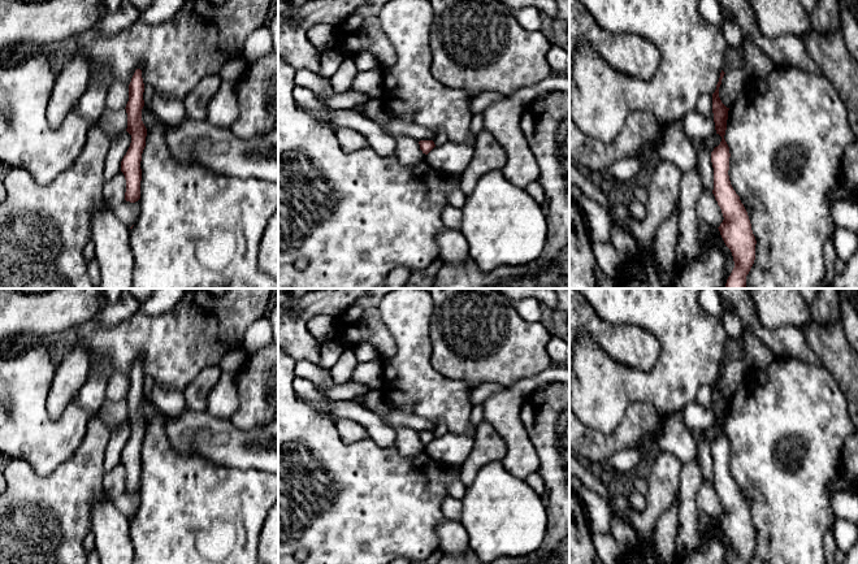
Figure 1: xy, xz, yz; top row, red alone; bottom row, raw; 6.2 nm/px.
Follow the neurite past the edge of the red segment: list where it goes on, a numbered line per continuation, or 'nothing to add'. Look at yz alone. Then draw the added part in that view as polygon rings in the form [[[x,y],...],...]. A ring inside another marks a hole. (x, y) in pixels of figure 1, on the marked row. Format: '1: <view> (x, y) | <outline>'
nothing to add

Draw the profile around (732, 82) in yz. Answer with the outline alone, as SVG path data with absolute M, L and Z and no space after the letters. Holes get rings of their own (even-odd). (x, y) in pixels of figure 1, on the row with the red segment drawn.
M744 66L732 69L724 74L719 87L719 97L727 108L734 103L748 77Z

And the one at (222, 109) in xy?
M224 81L208 103L205 121L218 127L230 129L238 114L239 107L235 82Z

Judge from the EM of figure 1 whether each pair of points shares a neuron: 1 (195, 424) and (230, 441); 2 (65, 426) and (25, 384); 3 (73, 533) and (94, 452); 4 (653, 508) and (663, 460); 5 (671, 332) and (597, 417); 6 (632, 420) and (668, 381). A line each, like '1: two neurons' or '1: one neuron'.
1: one neuron
2: one neuron
3: one neuron
4: one neuron
5: one neuron
6: two neurons

